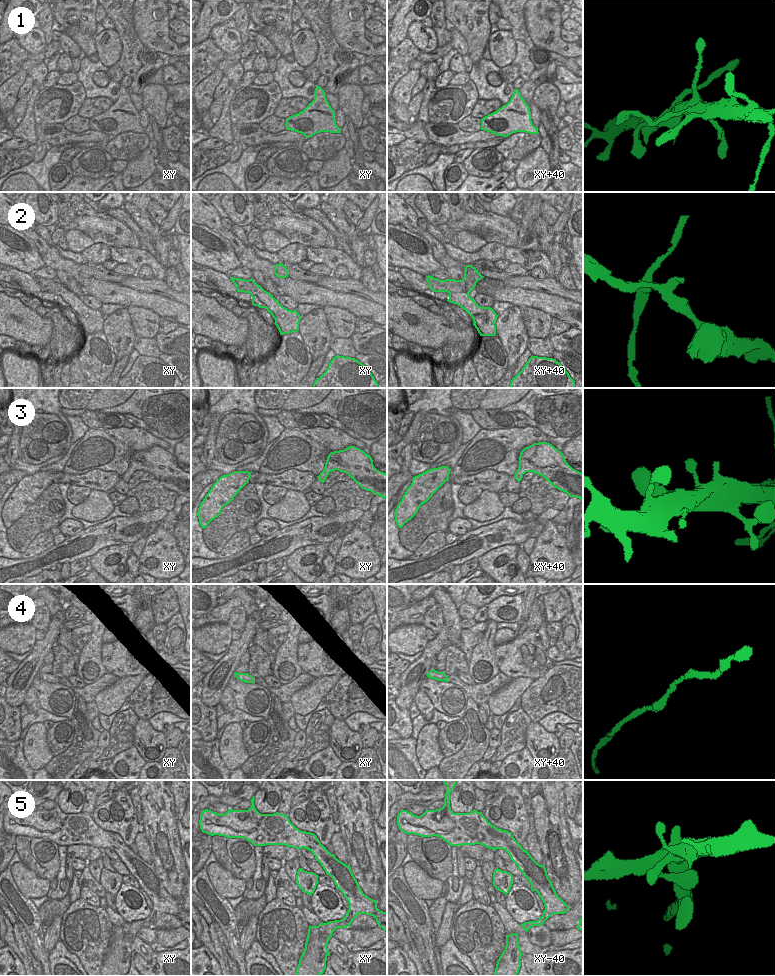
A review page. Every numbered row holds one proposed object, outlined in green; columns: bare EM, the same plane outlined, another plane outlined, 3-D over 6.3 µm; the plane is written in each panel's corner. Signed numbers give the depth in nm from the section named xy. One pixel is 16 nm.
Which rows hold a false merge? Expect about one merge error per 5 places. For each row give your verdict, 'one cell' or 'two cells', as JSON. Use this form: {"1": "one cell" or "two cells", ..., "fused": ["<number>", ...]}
{"1": "one cell", "2": "two cells", "3": "one cell", "4": "one cell", "5": "one cell", "fused": ["2"]}

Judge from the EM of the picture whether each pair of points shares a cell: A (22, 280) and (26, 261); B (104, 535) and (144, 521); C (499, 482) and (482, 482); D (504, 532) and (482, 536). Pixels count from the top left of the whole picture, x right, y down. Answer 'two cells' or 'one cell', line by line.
A: two cells
B: one cell
C: one cell
D: one cell

